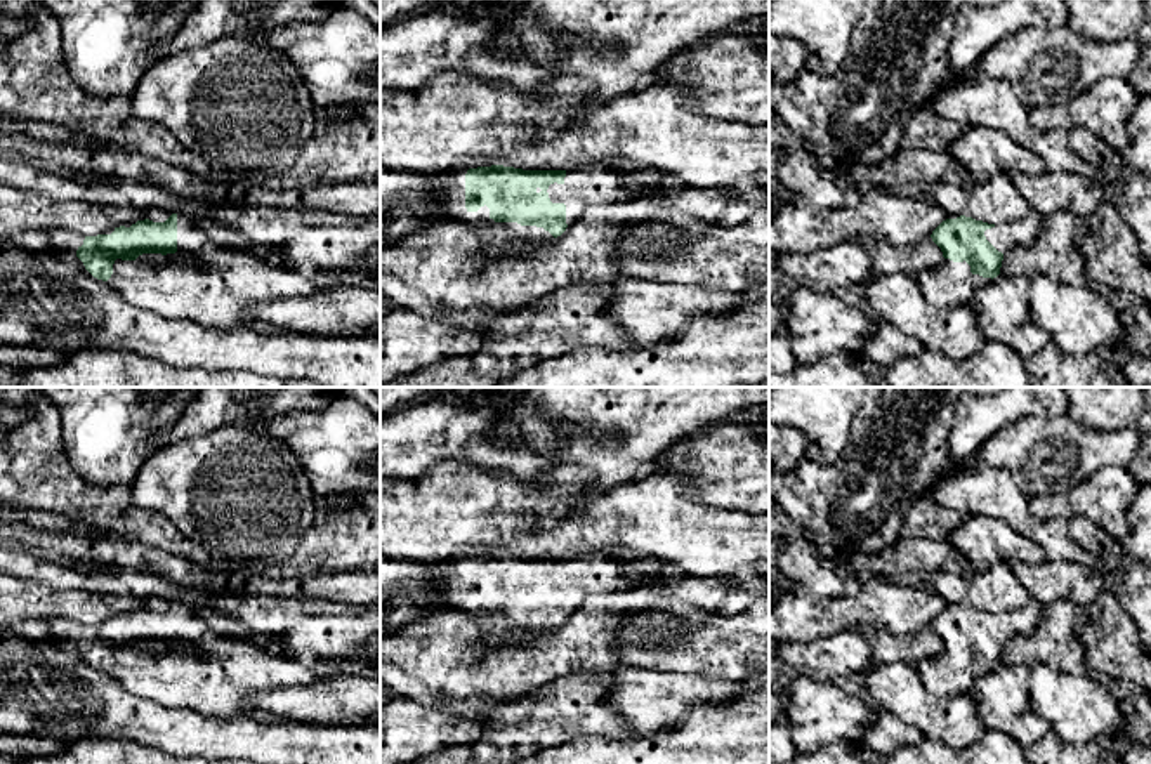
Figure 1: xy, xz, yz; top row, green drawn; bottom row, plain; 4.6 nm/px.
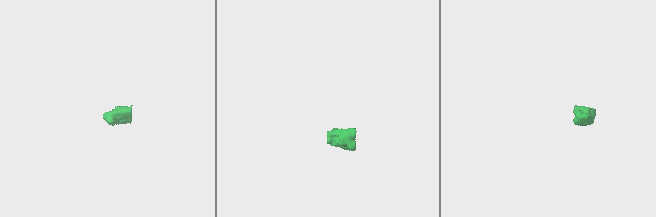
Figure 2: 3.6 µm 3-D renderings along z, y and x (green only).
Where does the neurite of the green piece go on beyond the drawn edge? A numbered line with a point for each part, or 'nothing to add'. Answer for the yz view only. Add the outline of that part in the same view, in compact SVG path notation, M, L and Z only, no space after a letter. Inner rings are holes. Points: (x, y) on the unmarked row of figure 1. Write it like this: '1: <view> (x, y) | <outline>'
1: yz (1004, 625) | M1031 601L1023 609L995 613L984 620L984 625L998 641L1007 642L1016 636L1031 634L1040 620L1042 609L1042 604Z
2: yz (950, 672) | M943 648L939 655L924 658L917 663L924 686L934 696L965 696L974 684L986 675L991 667L970 662L970 655Z

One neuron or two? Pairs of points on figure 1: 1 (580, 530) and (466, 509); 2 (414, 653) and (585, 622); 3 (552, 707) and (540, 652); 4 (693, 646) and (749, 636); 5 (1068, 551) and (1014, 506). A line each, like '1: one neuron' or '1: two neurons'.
1: one neuron
2: one neuron
3: two neurons
4: one neuron
5: one neuron

